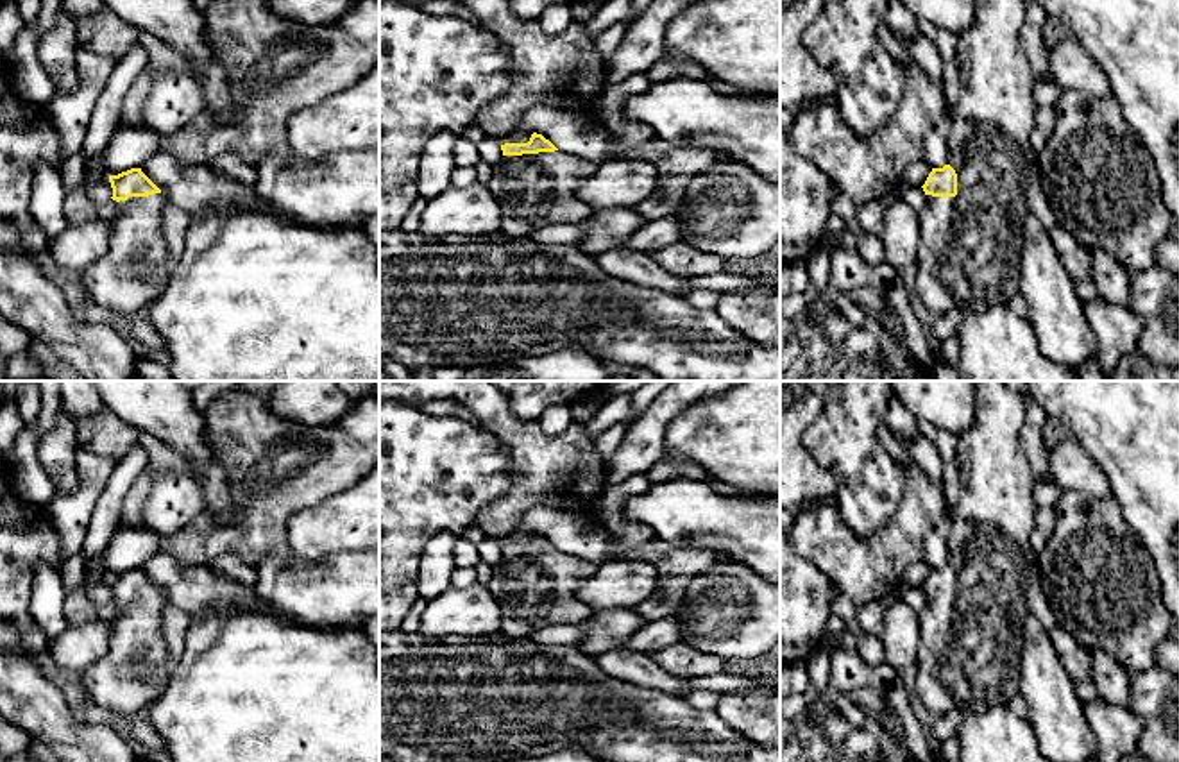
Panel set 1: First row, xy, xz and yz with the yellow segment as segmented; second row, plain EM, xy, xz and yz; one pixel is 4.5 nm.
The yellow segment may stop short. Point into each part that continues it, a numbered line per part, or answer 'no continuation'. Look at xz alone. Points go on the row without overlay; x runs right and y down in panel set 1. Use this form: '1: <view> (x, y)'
1: xz (534, 591)

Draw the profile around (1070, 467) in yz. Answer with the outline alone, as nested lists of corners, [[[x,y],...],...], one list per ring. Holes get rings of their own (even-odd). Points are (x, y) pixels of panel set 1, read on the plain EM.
[[[1064,440],[1048,453],[1048,474],[1063,492],[1077,490],[1093,497],[1111,495],[1107,478],[1075,440]]]

